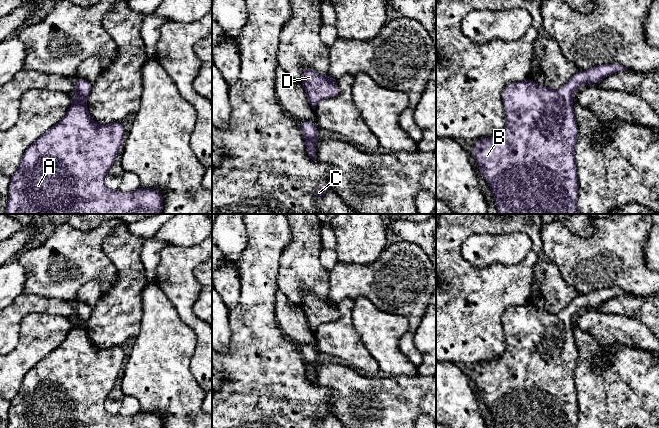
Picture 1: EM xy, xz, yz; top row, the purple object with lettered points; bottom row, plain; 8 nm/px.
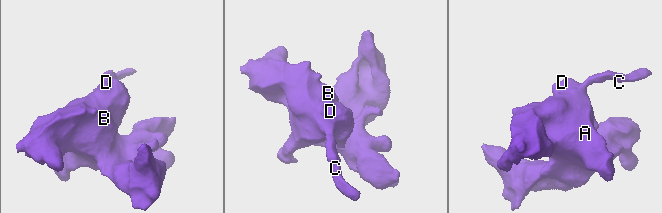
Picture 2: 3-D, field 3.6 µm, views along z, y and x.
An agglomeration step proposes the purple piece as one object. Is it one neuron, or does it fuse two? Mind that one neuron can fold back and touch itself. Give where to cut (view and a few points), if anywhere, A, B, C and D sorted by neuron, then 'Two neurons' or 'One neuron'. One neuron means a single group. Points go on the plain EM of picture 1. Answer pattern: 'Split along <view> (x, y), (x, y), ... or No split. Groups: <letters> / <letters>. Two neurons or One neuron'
No split. Groups: A B C D. One neuron

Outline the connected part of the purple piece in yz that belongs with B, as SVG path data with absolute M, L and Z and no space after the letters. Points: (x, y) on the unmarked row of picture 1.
M619 287L595 290L578 295L559 313L548 312L528 302L504 312L504 353L473 369L475 385L491 412L495 428L577 428L579 403L575 369L578 350L573 335L573 316L625 294L628 293Z

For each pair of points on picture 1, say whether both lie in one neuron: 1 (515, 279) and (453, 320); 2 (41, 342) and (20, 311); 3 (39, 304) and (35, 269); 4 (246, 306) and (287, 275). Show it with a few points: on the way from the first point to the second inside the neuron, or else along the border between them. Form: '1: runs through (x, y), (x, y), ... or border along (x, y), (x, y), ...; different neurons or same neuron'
1: runs through (500, 287), (490, 291), (475, 306), (468, 307); same neuron
2: border along (47, 313), (28, 313), (19, 325), (18, 339); different neurons
3: border along (23, 293), (38, 294), (61, 301); different neurons
4: border along (280, 260), (277, 288); different neurons

